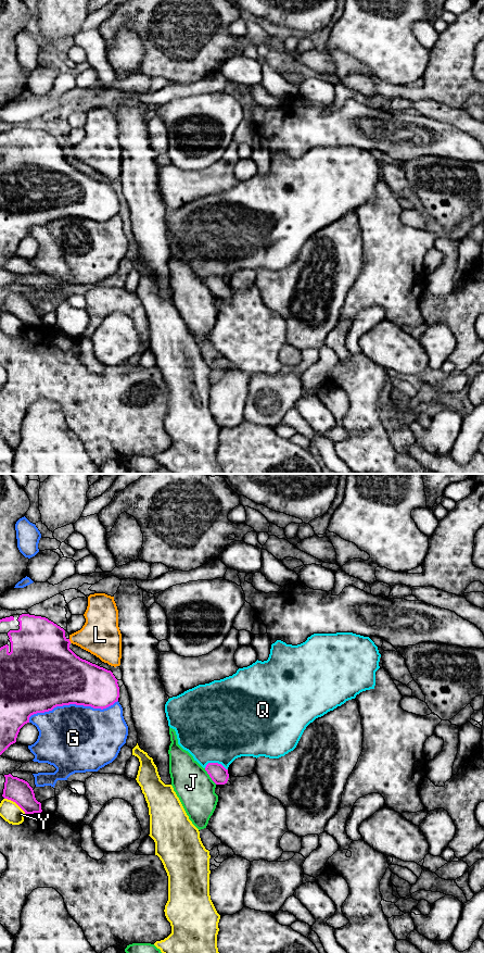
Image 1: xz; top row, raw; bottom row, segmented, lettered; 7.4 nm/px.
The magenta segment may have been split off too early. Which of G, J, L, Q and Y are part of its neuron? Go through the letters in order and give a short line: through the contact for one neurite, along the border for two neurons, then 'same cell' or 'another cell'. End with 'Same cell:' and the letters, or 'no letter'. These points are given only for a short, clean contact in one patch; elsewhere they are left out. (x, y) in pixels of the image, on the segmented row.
G: another cell
J: another cell
L: another cell
Q: another cell
Y: xz (4, 798), (13, 801), (25, 813) | another cell
Same cell: no letter

